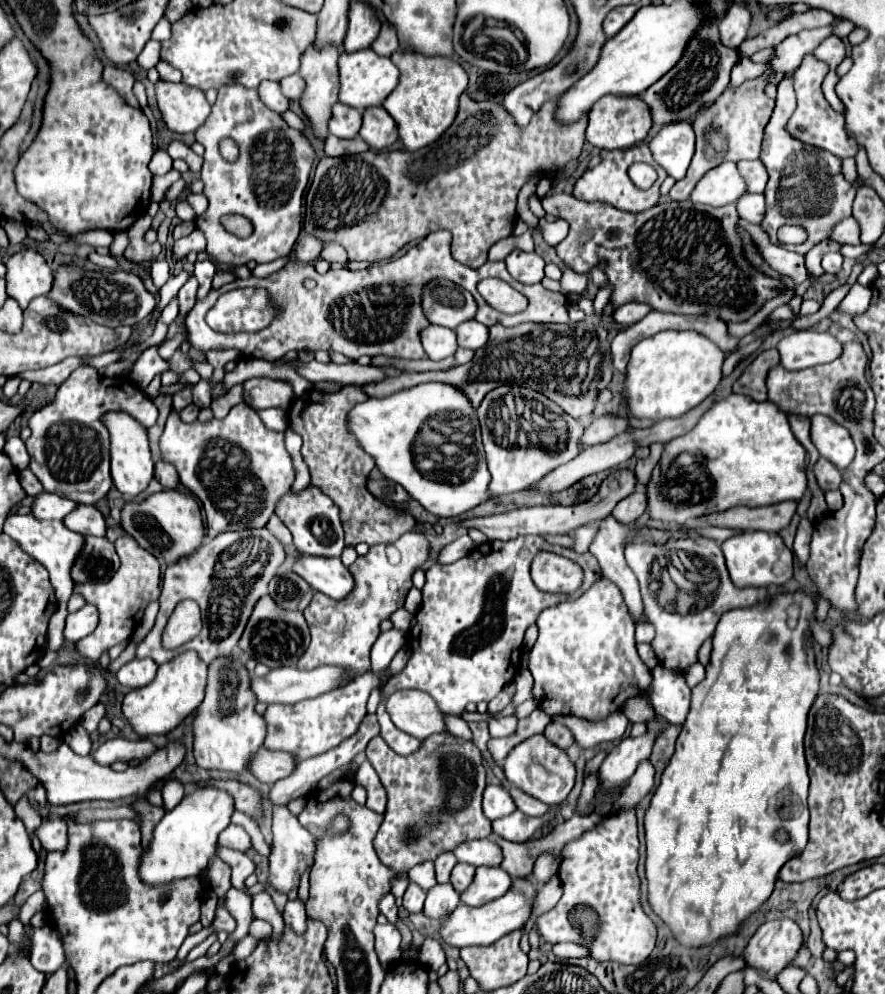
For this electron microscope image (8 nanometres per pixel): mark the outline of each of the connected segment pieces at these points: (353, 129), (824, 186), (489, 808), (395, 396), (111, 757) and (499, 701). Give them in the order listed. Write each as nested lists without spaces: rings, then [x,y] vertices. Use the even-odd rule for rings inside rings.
[[[336,103],[332,105],[332,117],[328,121],[328,131],[336,137],[356,137],[362,125],[362,111]]]
[[[784,77],[778,85],[776,93],[776,107],[772,113],[770,123],[766,125],[764,141],[762,141],[762,155],[760,161],[768,169],[768,185],[766,185],[766,217],[760,223],[762,229],[776,237],[778,227],[782,225],[802,225],[808,231],[808,241],[798,245],[798,253],[808,253],[808,249],[816,243],[828,237],[830,225],[836,225],[836,221],[842,221],[844,217],[850,217],[852,201],[856,195],[856,187],[852,187],[840,169],[840,159],[834,157],[828,151],[800,145],[800,141],[788,137],[784,133],[784,125],[792,111],[796,109],[796,97],[792,93],[792,79]]]
[[[488,785],[486,791],[484,791],[484,801],[482,801],[482,809],[484,809],[484,815],[494,821],[494,819],[500,819],[504,815],[510,815],[516,805],[510,797],[510,793],[504,789],[504,787],[496,787],[496,785]]]
[[[422,383],[410,389],[396,391],[388,397],[370,397],[364,403],[358,403],[348,413],[348,433],[354,435],[354,439],[360,443],[360,447],[376,461],[378,471],[396,483],[400,483],[424,509],[428,509],[432,515],[438,517],[456,517],[464,511],[484,503],[490,499],[488,485],[490,473],[487,467],[486,456],[482,443],[480,426],[473,428],[475,438],[474,445],[477,449],[478,462],[472,475],[466,481],[452,483],[452,481],[438,481],[428,479],[412,463],[412,443],[422,427],[422,423],[436,415],[438,411],[462,411],[462,415],[472,417],[474,409],[468,405],[468,399],[460,395],[460,391],[446,383]]]
[[[114,737],[104,741],[96,751],[90,753],[90,757],[104,765],[110,767],[116,761],[132,761],[132,759],[146,759],[148,755],[152,755],[156,751],[156,747],[150,741],[128,741],[124,737]]]
[[[502,689],[502,691],[500,691],[500,693],[498,693],[490,703],[488,703],[488,711],[490,711],[490,713],[502,711],[510,701],[512,701],[512,695],[508,695],[508,693]]]

